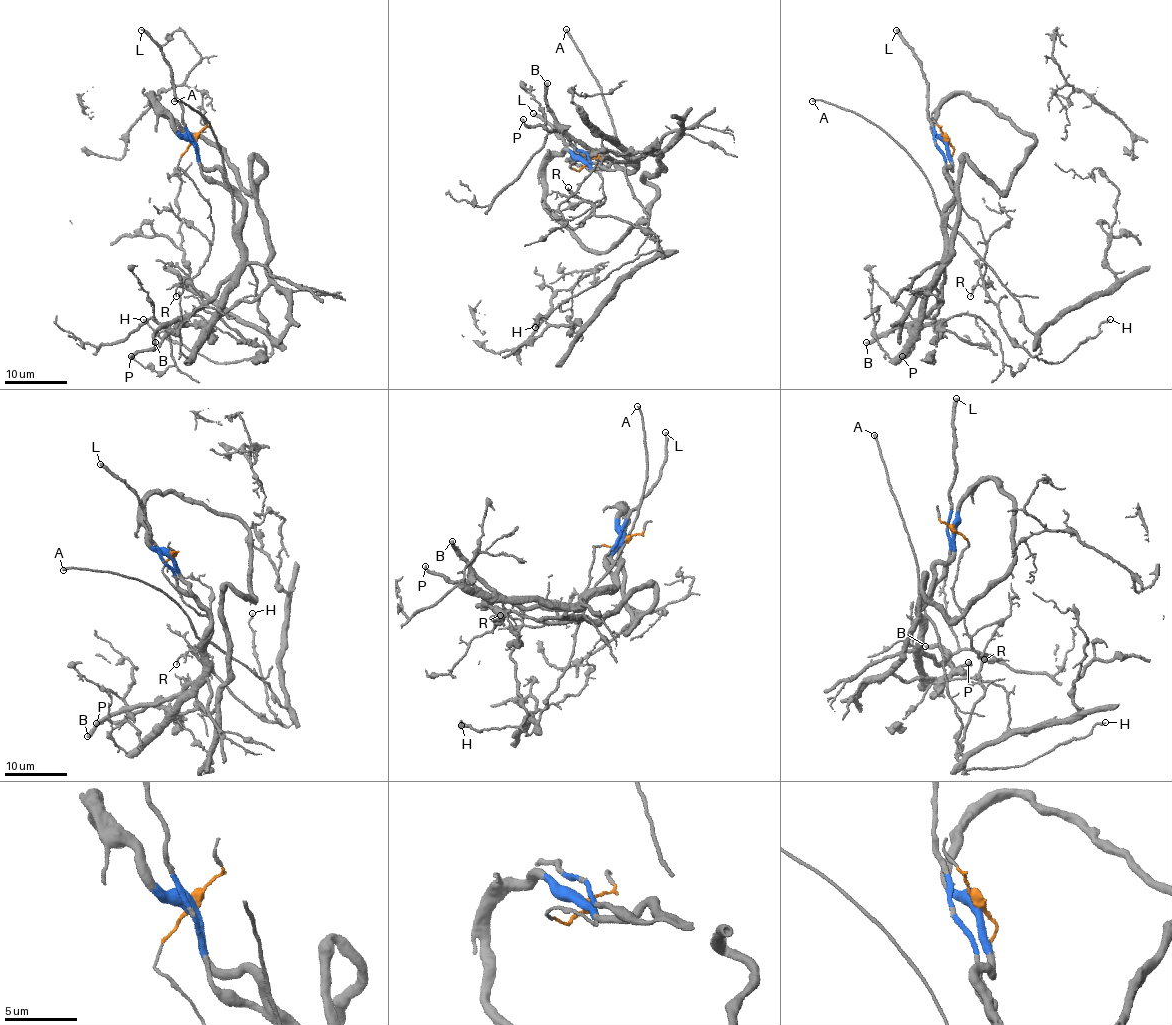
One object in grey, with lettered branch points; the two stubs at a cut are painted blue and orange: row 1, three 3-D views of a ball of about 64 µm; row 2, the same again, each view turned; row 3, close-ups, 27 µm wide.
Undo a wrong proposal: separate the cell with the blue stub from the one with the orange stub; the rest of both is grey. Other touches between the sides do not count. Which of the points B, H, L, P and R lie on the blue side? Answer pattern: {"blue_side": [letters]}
{"blue_side": ["B", "L", "P"]}

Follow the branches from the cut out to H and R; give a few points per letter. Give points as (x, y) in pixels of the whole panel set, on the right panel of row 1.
H: (946, 140), (954, 199), (979, 224), (982, 287), (1010, 340), (1059, 363), (1110, 319)
R: (946, 140), (953, 148), (948, 179), (953, 196), (979, 224), (985, 243), (985, 271), (970, 296)

